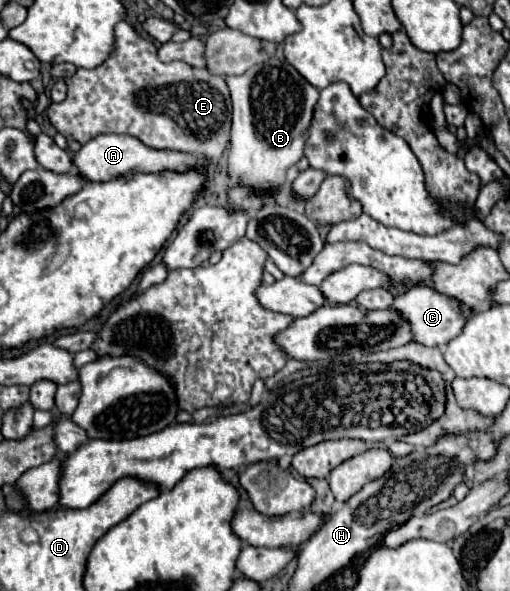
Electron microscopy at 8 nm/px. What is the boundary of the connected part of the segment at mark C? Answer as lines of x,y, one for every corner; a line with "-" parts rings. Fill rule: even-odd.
415,286
407,294
393,300
393,308
399,310
411,324
413,340
423,346
443,346
451,338
459,336
459,332
463,330
469,316
459,316
459,308
455,308
455,304
461,304
461,302
457,298
447,296
429,286

